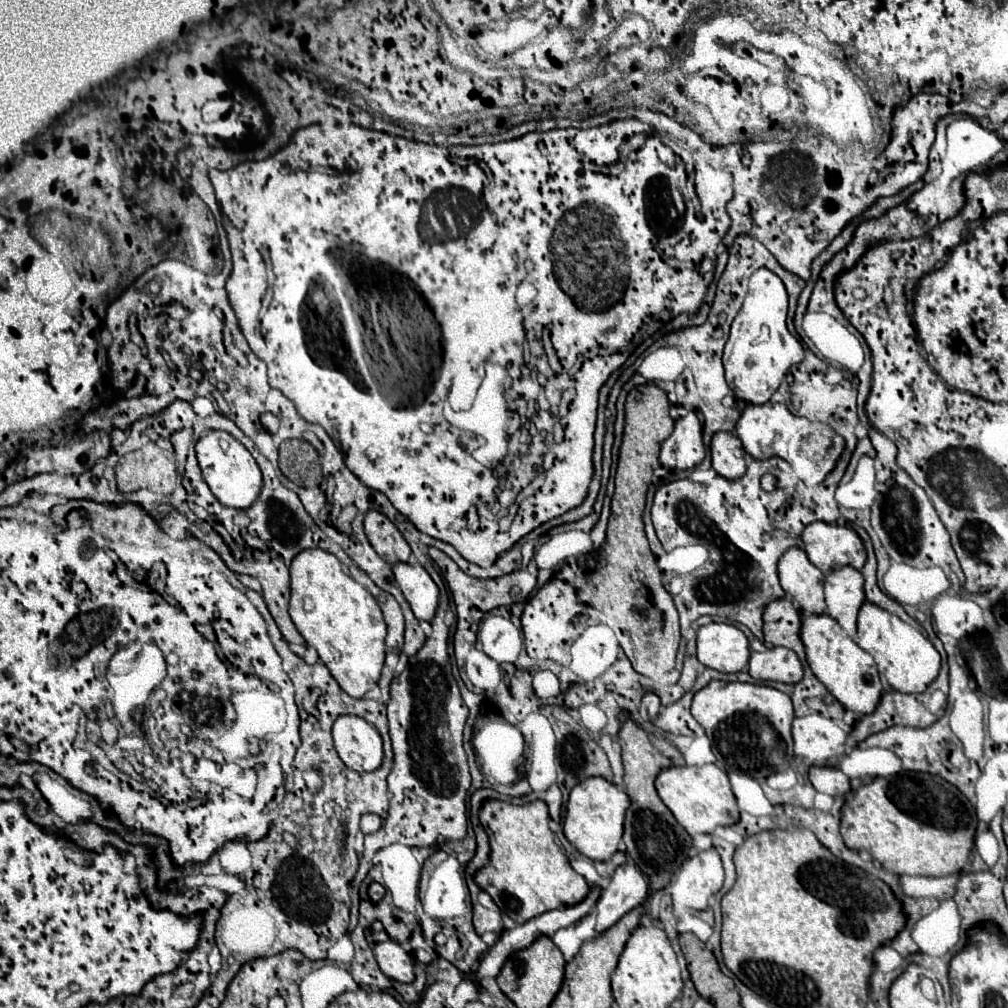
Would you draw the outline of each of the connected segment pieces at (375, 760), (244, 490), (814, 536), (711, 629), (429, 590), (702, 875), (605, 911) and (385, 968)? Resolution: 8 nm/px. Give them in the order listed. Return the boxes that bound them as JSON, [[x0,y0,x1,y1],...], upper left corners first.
[[333,714,383,772],[195,430,261,508],[801,522,865,572],[697,622,751,672],[393,562,439,620],[671,848,725,910],[597,864,649,932],[373,940,415,982]]

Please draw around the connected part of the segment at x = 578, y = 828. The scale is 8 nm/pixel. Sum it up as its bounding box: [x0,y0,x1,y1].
[563,776,631,860]

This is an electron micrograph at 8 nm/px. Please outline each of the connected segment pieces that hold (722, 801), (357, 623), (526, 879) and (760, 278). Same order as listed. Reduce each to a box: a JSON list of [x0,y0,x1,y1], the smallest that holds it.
[[655,764,739,836],[289,548,387,698],[475,800,589,924],[723,268,805,404]]

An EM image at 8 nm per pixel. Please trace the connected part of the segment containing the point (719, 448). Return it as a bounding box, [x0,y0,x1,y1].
[711,432,745,480]

